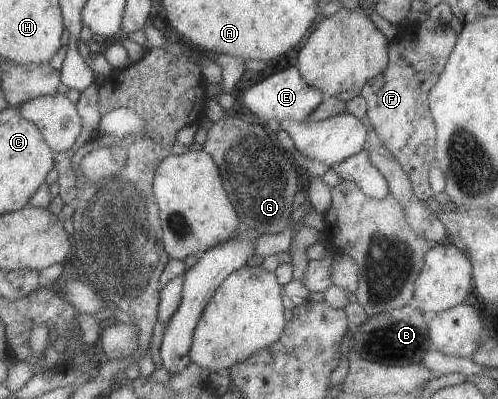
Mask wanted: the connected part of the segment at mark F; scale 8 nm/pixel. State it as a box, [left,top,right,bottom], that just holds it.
[361,24,458,202]

